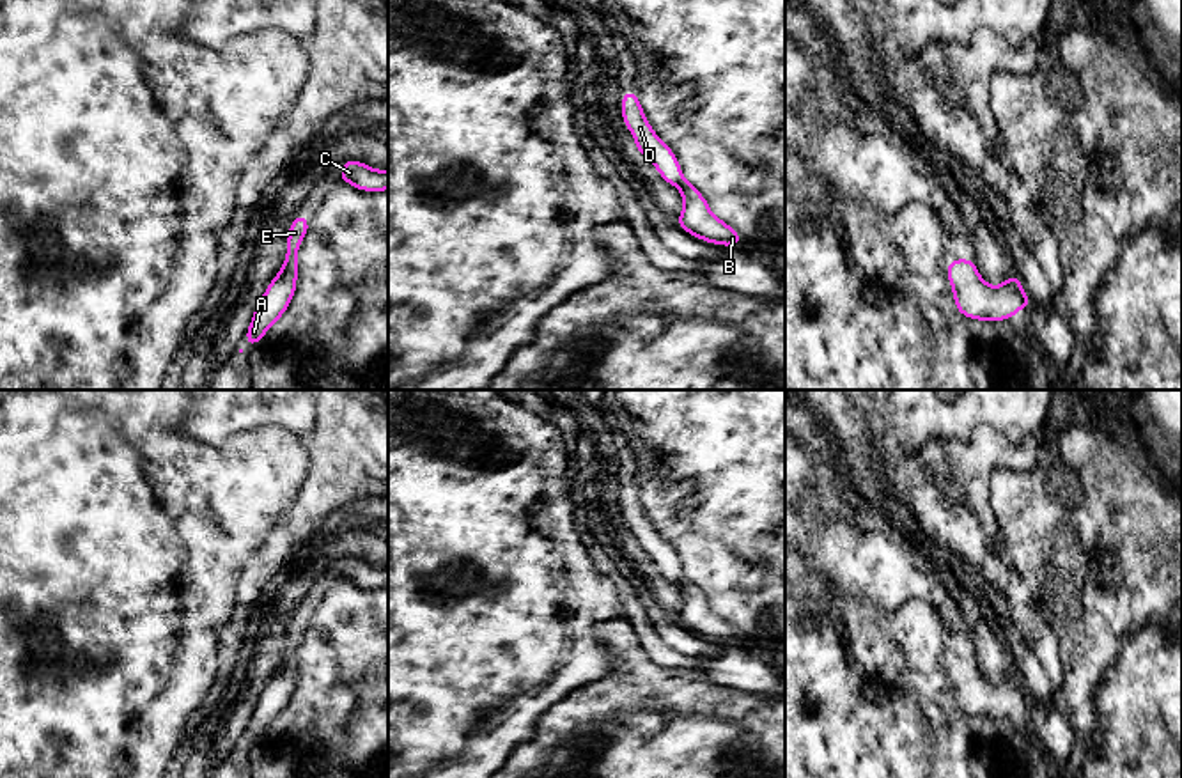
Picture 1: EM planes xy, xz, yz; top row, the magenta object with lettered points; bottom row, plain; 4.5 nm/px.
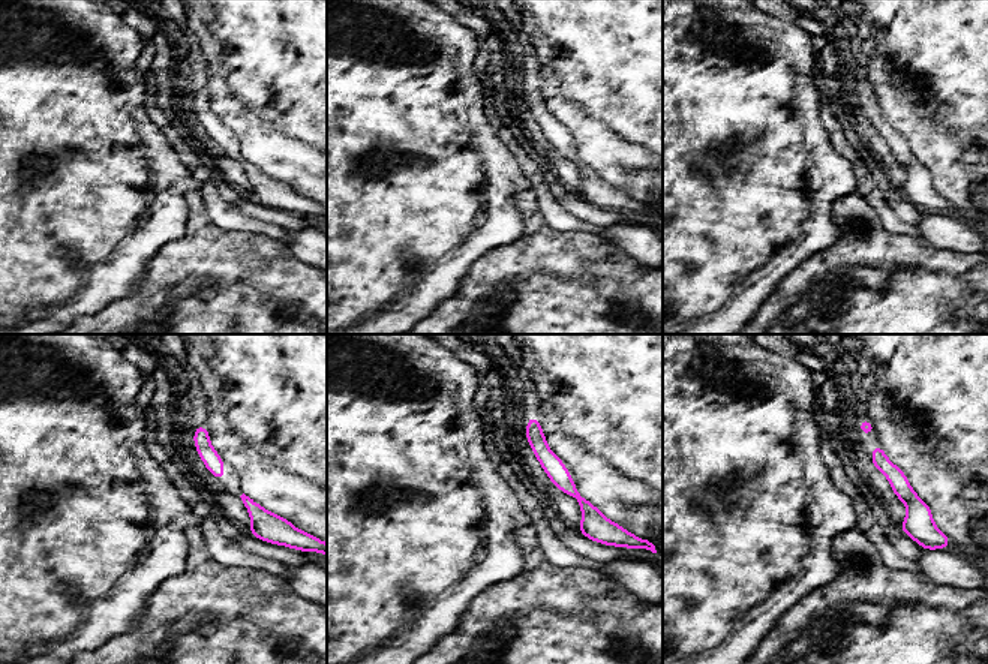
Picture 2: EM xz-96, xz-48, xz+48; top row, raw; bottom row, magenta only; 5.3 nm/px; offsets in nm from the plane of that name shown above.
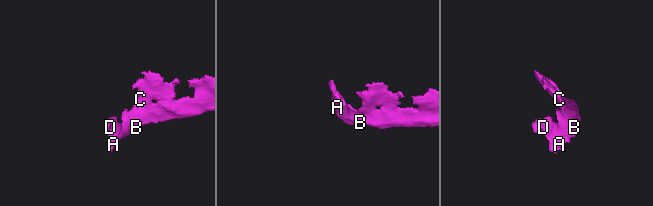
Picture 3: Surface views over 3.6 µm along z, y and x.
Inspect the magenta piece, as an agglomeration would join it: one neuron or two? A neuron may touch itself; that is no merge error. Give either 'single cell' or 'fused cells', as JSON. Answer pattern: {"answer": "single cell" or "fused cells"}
{"answer": "single cell"}

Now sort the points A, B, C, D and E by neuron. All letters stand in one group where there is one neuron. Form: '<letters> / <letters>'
A B C D E

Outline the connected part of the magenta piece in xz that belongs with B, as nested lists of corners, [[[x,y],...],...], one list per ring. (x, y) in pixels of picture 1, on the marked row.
[[[634,89],[622,94],[620,106],[622,121],[636,142],[636,152],[642,152],[657,168],[661,179],[675,186],[684,198],[682,213],[675,220],[677,227],[711,245],[741,246],[741,234],[714,216],[705,197],[682,175],[679,158],[645,119]]]

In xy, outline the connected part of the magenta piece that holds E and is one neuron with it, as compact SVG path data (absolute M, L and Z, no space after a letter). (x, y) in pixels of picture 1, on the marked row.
M305 213L296 214L287 232L287 252L284 266L259 300L252 315L252 323L245 333L246 347L257 346L266 331L289 308L298 282L298 250L308 229L310 222L305 218Z

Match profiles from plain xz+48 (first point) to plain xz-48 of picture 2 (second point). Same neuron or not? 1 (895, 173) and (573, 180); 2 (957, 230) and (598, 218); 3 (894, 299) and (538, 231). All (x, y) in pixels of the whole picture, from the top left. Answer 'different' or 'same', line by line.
1: same
2: different
3: same

